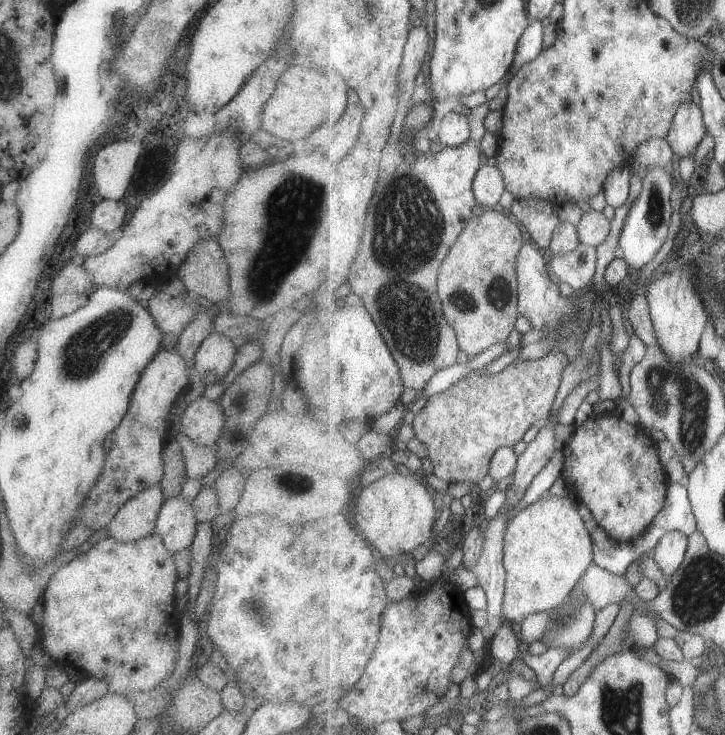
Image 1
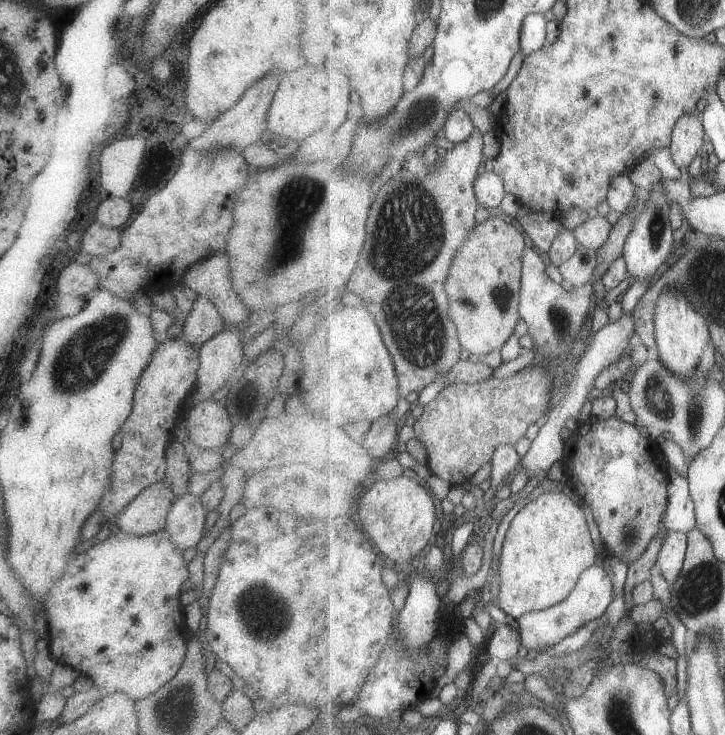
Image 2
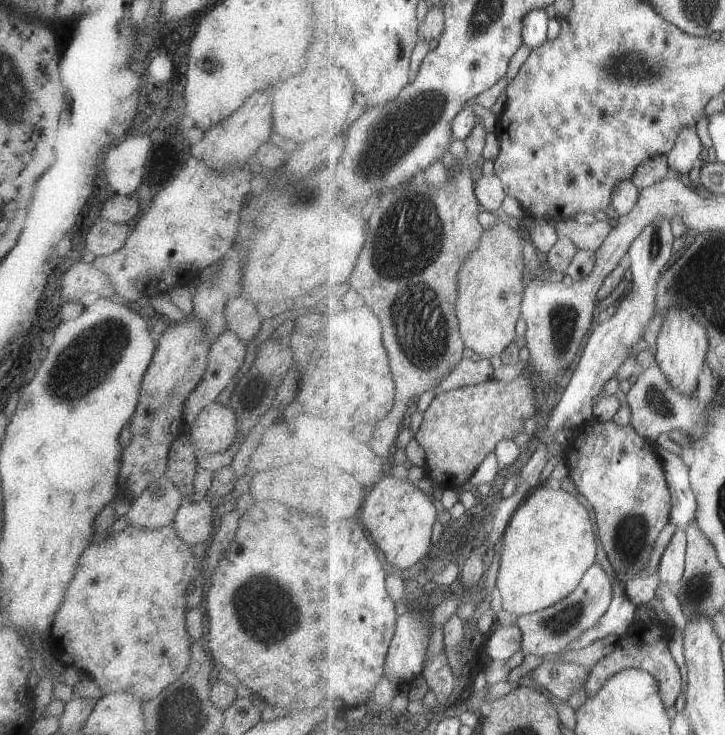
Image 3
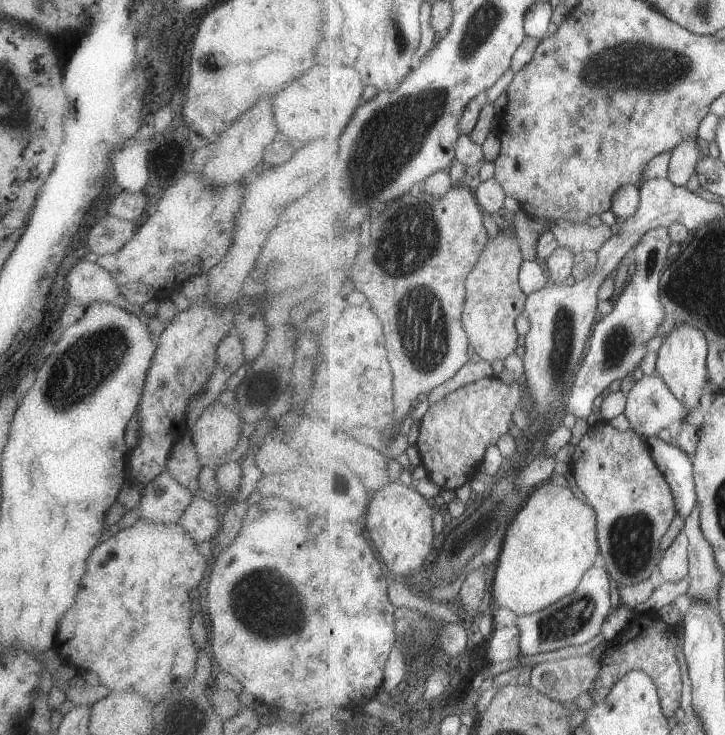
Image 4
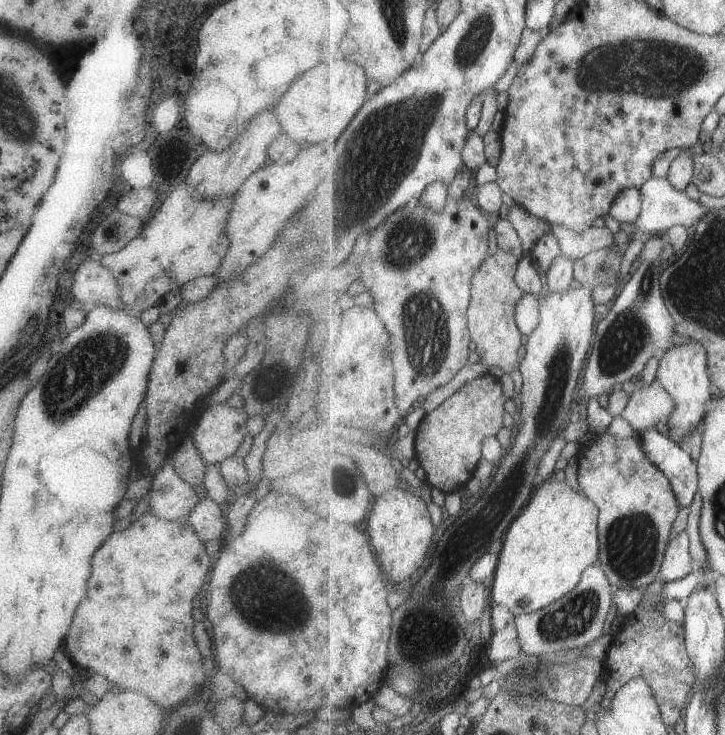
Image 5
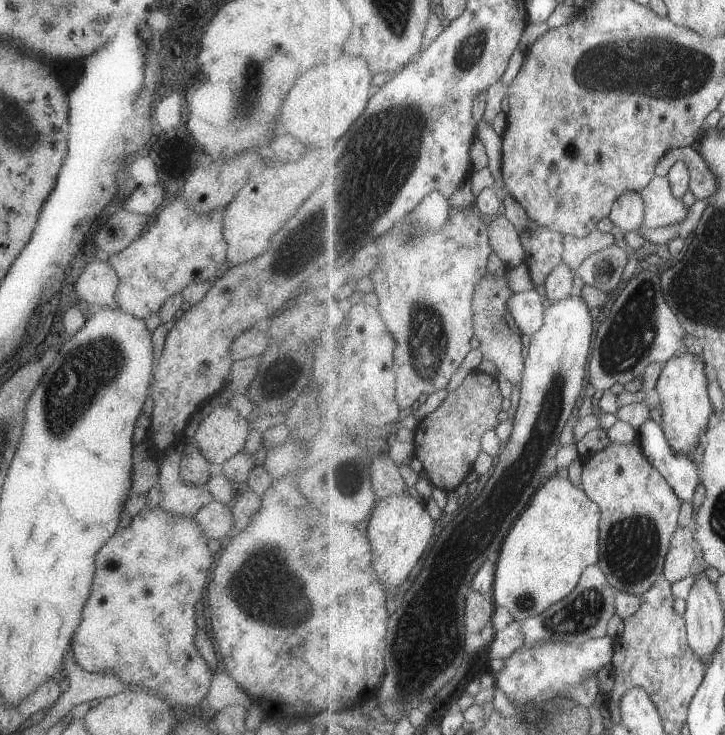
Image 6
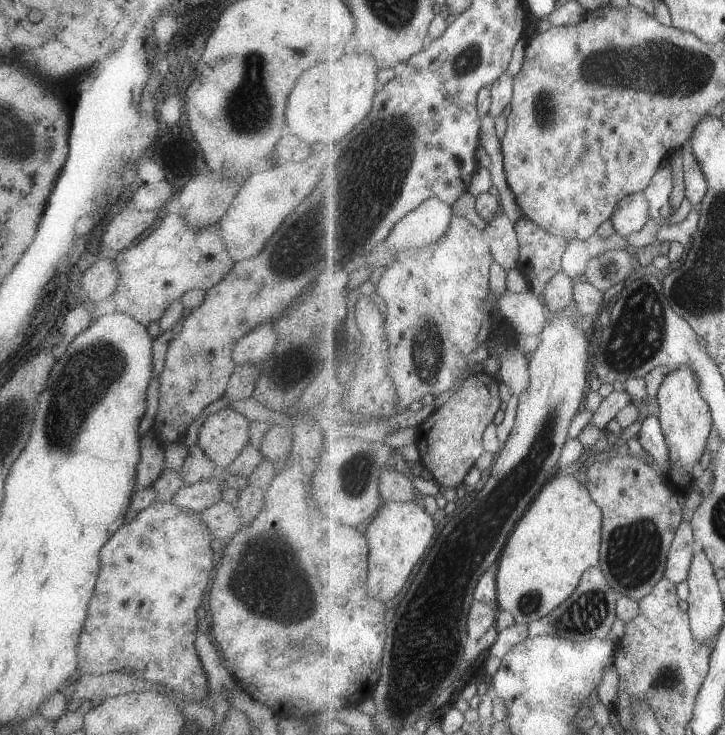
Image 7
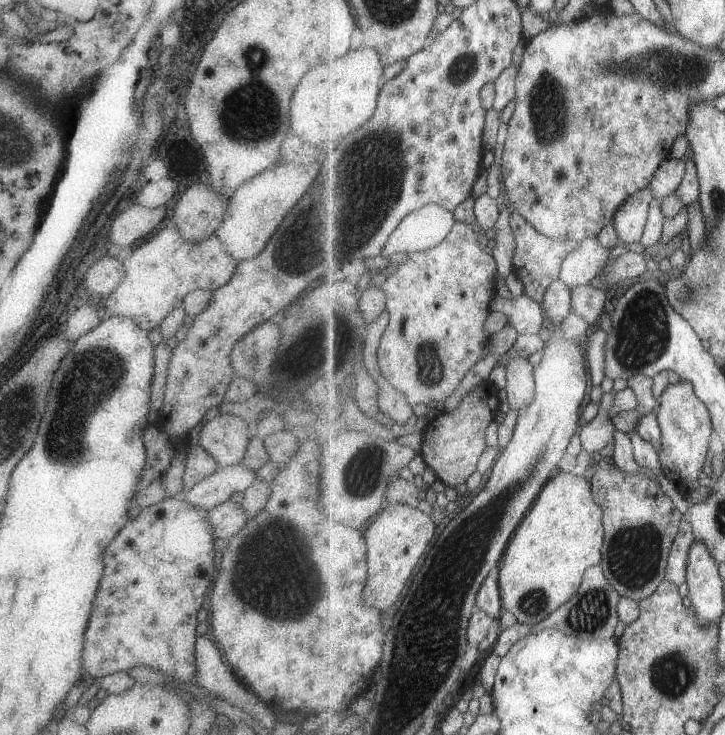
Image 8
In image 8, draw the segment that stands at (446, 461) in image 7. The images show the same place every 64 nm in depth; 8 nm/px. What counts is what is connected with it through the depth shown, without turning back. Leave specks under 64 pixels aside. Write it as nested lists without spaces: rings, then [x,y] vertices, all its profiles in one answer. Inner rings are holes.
[[[489,380],[476,386],[465,396],[464,401],[448,413],[442,412],[422,430],[422,452],[425,464],[449,487],[461,490],[469,476],[478,470],[478,462],[487,446],[487,428],[499,412],[497,386]]]

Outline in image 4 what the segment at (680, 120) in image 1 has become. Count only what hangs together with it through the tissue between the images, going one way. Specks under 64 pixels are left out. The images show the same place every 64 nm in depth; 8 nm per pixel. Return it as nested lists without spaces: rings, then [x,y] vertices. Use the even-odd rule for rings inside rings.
[[[699,139],[684,140],[672,150],[668,177],[675,184],[685,187],[704,154],[705,145]]]

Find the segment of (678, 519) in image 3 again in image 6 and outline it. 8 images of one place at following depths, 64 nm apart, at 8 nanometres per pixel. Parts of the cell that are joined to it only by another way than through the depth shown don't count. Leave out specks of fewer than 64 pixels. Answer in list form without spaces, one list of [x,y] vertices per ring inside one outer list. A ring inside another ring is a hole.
[[[647,419],[636,434],[645,456],[665,475],[677,496],[682,501],[691,502],[701,478],[700,470],[691,456],[676,453],[662,425],[655,420]]]

